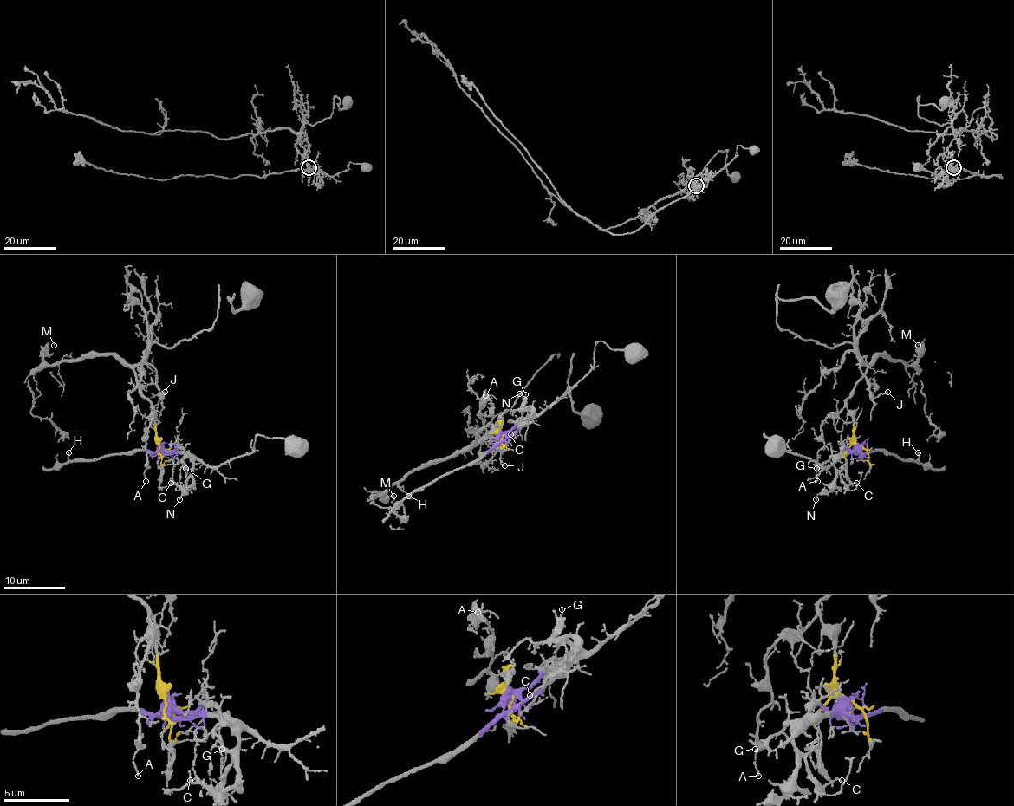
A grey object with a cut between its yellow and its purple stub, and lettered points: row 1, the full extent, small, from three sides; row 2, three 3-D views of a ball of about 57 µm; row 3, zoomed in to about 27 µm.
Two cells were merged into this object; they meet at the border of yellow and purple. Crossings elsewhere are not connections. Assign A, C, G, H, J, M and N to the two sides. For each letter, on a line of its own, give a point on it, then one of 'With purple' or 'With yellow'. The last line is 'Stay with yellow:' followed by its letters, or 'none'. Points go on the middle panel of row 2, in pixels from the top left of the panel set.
A: Place: (485, 395). With yellow
C: Place: (510, 434). With purple
G: Place: (525, 394). With purple
H: Place: (408, 496). With purple
J: Place: (504, 465). With yellow
M: Place: (393, 496). With yellow
N: Place: (519, 393). With purple
Stay with yellow: A, J, M

